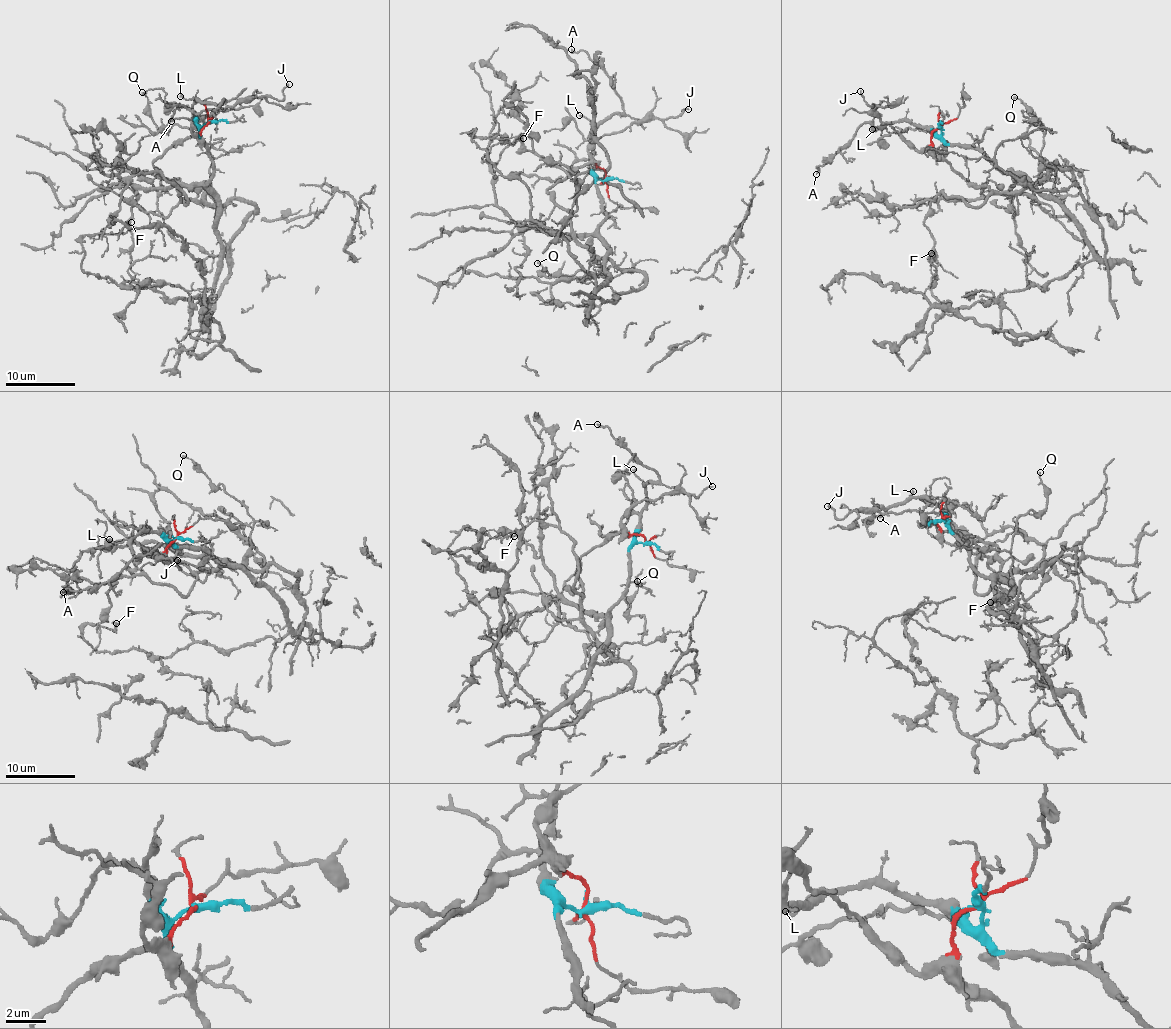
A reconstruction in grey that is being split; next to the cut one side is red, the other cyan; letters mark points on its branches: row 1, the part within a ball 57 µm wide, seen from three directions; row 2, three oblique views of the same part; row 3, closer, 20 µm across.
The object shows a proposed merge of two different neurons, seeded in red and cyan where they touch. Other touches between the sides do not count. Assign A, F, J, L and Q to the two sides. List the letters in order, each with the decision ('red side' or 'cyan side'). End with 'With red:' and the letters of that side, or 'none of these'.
A: cyan side
F: cyan side
J: red side
L: cyan side
Q: red side
With red: J, Q

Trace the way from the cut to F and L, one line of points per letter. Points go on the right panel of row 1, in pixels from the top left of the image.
F: (939, 128), (946, 143), (972, 146), (1051, 196), (1093, 256), (1047, 286), (953, 311), (932, 294), (932, 253)
L: (939, 128), (941, 132), (938, 134), (905, 120), (884, 124), (872, 130)

